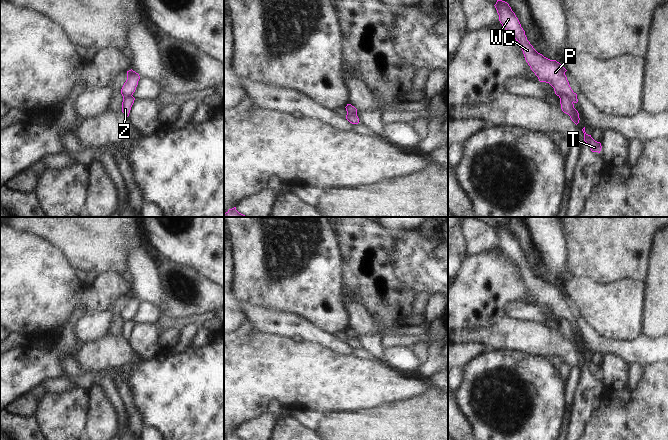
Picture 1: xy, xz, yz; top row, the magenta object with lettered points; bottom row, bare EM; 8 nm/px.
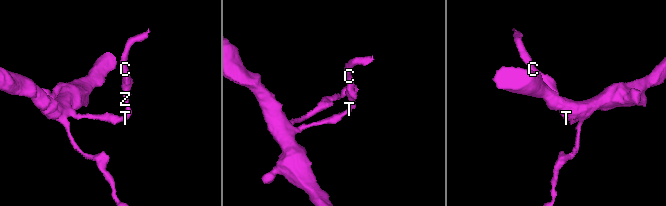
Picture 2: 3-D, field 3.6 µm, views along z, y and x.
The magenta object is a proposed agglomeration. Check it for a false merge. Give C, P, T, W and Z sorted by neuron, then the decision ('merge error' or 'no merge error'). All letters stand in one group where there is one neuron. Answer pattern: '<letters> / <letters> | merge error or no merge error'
C P W / T Z | merge error

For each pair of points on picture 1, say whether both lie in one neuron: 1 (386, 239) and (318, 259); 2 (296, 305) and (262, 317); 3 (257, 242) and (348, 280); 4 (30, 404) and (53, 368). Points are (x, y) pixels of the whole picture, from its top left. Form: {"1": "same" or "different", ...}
{"1": "different", "2": "different", "3": "different", "4": "different"}

